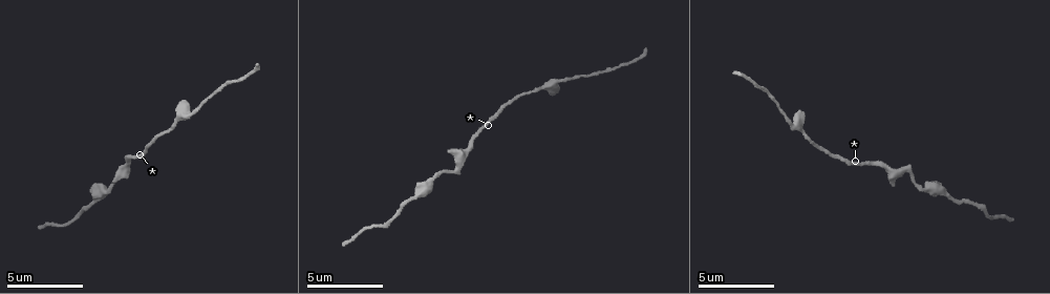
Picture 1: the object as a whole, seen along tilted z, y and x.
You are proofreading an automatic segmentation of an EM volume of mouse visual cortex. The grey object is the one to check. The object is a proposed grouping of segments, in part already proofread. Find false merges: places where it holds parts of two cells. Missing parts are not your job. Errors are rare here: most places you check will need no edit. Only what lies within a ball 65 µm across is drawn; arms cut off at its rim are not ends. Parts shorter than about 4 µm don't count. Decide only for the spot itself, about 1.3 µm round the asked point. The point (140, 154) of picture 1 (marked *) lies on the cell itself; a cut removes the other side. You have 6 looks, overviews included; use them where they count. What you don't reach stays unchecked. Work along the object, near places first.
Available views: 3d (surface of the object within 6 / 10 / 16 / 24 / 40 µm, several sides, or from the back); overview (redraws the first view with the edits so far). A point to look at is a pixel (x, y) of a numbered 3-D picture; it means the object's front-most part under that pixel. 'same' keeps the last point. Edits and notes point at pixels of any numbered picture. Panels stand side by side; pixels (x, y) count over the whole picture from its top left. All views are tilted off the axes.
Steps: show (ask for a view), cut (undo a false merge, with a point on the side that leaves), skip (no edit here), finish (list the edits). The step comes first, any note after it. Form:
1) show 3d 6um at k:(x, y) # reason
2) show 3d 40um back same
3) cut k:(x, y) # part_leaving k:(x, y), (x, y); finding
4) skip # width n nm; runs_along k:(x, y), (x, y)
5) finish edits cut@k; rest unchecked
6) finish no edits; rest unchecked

show 3d 6um at 1:(878, 162) # thick turns thin

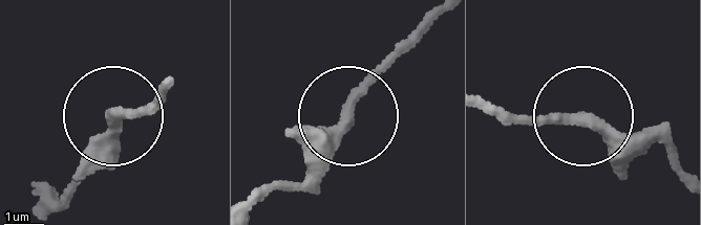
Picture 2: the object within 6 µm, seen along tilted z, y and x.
show 3d 6um back at 2:(348, 116)

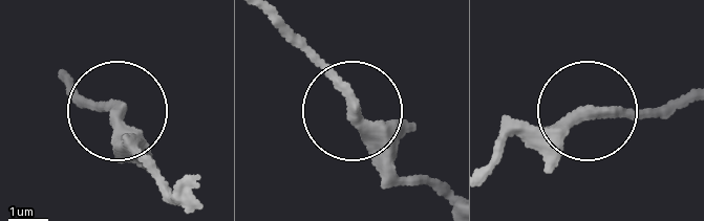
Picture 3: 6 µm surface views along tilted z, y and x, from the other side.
skip # width 300 nm; runs_along 3:(312, 62), (417, 183); one cell here

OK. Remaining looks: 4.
show 3d 10um at 1:(949, 194) # calibre changes

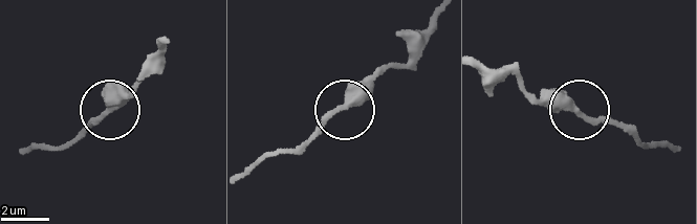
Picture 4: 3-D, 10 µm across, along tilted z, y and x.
skip # width 350 nm; runs_along 4:(442, 12), (431, 35), (300, 154); continuous, no second cell

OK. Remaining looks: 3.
show 3d 16um at 1:(196, 112) # sudden change in width

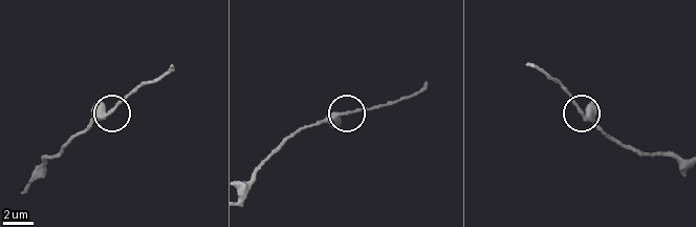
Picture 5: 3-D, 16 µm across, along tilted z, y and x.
skip # runs_along 5:(646, 151), (607, 137), (581, 112), (562, 84); one cell here

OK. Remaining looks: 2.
finish no edits; rest unchecked

